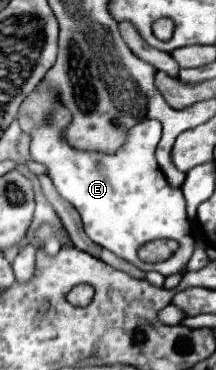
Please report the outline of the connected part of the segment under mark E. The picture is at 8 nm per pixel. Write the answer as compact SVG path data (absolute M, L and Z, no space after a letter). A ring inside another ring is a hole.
M36 89L24 101L20 111L30 111L38 121L42 119L38 129L32 133L30 157L48 167L54 187L76 207L84 223L84 231L94 243L130 261L142 271L158 271L164 273L164 277L180 273L186 267L188 257L194 253L194 237L186 217L186 201L182 191L174 189L166 181L162 169L156 165L154 151L162 131L158 121L148 119L134 125L128 133L128 141L116 153L88 153L76 151L64 141L64 129L70 121L70 113L58 105L56 93L50 89ZM156 239L180 241L178 253L164 263L140 261L138 249Z

